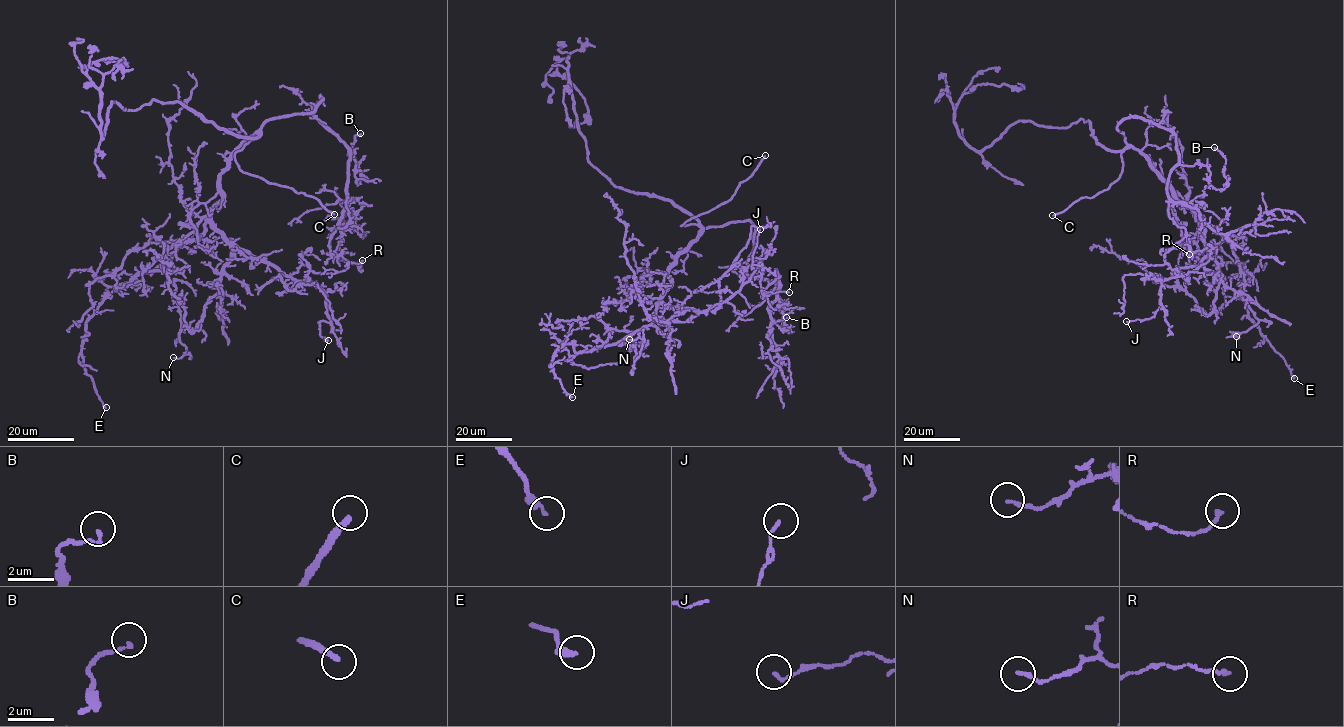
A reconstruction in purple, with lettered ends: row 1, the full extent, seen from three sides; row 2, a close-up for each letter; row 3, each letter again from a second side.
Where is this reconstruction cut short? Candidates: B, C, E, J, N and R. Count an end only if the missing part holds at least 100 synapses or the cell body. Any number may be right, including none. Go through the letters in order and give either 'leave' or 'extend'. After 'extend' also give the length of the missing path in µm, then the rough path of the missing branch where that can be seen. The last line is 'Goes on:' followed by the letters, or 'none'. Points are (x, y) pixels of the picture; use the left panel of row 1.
B: leave
C: extend; about 30 µm are missing; missing branch runs (334, 214), (360, 221), (385, 216), (387, 212), (385, 211)
E: leave
J: leave
N: leave
R: leave
Goes on: C

